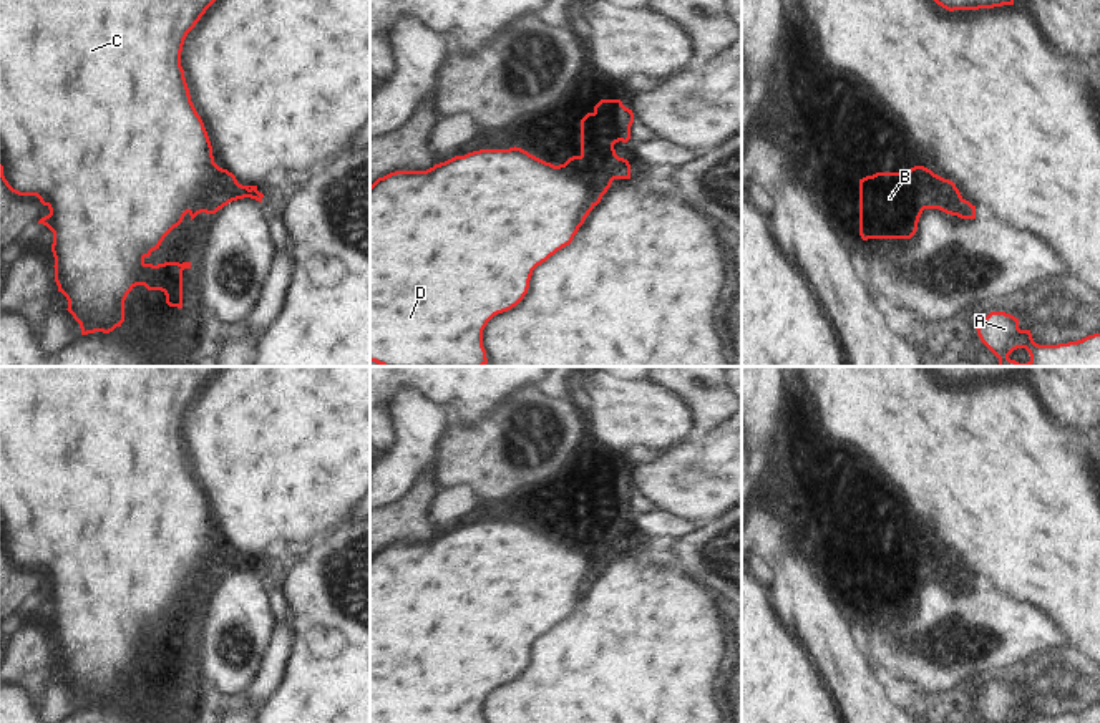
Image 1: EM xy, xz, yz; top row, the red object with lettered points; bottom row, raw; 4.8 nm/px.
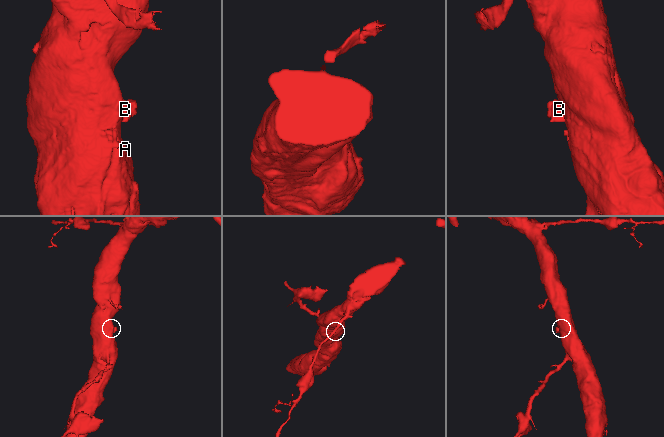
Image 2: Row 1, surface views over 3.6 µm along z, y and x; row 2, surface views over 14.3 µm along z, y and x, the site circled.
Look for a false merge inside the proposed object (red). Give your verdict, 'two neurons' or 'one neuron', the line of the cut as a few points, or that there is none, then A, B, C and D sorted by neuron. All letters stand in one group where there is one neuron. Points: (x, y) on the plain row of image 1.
two neurons | yz (906, 544), (924, 558), (926, 579) | A C D / B

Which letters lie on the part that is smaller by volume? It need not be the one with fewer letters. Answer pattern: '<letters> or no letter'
B.

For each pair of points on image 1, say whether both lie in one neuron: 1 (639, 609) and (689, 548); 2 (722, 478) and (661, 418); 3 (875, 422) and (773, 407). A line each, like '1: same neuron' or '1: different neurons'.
1: different neurons
2: different neurons
3: different neurons

